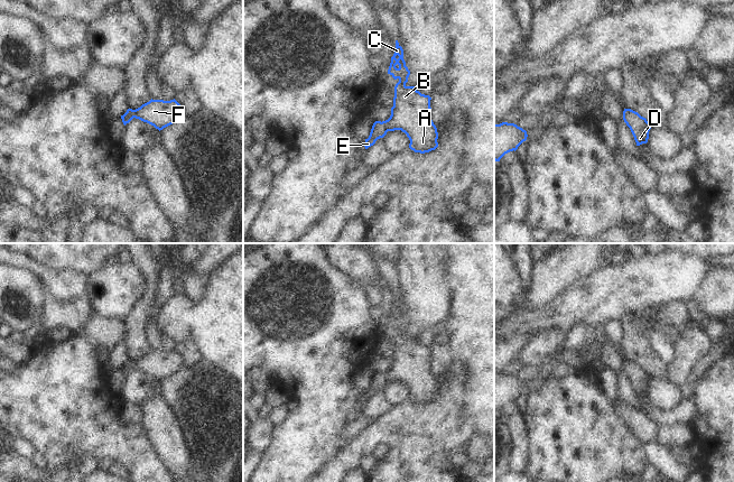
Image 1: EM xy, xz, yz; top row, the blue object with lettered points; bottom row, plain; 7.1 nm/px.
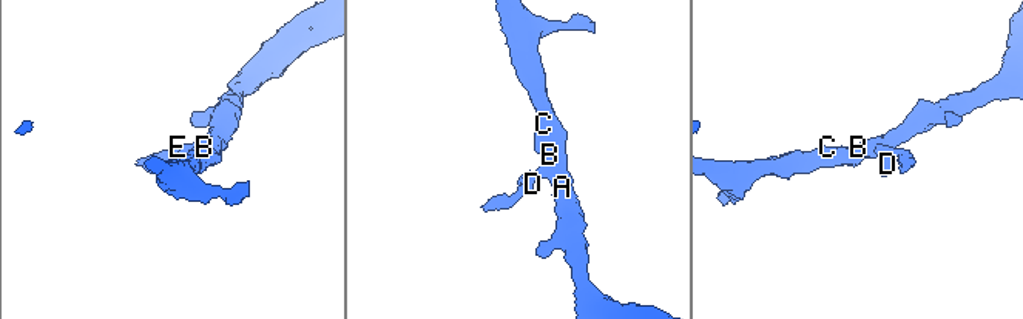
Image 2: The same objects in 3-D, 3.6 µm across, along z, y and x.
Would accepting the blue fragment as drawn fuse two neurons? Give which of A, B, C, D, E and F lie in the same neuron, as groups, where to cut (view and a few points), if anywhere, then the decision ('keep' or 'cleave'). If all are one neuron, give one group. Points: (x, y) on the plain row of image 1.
groups A B C D E F; cut none; keep

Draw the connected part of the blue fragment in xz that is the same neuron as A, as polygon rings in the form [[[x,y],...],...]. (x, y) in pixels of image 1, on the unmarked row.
[[[398,291],[388,325],[399,331],[394,337],[391,367],[385,372],[373,374],[370,387],[364,393],[365,400],[383,389],[388,382],[401,381],[409,389],[409,399],[415,404],[425,405],[435,401],[438,398],[438,383],[429,368],[431,349],[421,345],[417,337],[406,336],[410,322],[406,317],[403,300]]]

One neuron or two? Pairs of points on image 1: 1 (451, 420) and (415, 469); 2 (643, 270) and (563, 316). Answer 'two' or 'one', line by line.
1: two
2: one

